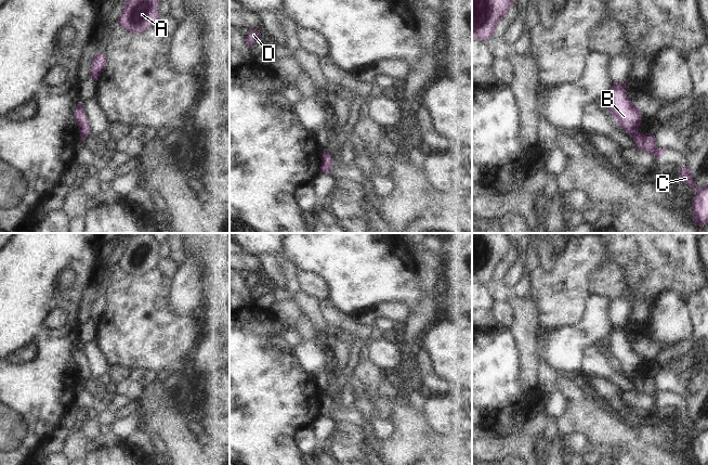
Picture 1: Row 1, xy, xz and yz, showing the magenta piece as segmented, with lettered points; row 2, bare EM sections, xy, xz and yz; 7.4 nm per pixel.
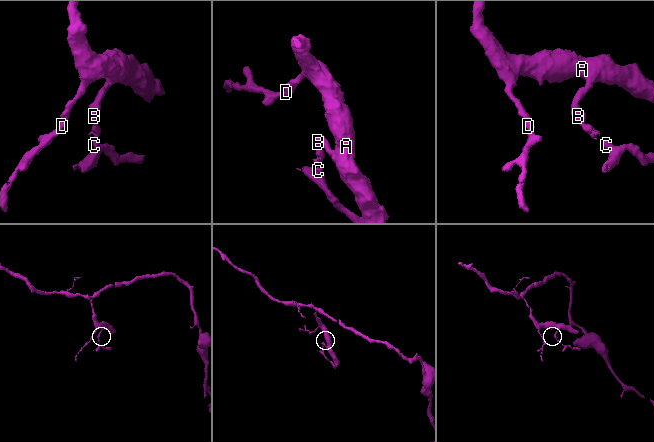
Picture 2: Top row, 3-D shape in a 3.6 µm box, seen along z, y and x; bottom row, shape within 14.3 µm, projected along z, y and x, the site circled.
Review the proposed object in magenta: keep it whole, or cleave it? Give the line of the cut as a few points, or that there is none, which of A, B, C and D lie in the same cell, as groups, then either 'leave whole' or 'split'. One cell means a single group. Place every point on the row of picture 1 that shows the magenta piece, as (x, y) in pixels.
yz (638, 132), (632, 137) | A B D / C | split

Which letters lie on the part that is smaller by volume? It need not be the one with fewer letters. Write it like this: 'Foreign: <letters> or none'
Foreign: C

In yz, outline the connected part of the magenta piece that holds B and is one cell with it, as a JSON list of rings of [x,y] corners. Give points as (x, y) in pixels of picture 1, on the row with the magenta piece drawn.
[[[629,78],[624,82],[616,82],[612,87],[612,91],[609,93],[611,105],[609,113],[616,120],[617,125],[625,130],[631,138],[635,137],[639,133],[639,126],[642,120],[641,109],[634,104],[634,102],[630,101],[627,98],[626,92],[626,83],[629,81]]]

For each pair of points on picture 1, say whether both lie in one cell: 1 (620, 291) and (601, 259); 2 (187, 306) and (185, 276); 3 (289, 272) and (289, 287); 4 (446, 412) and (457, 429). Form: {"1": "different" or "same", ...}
{"1": "different", "2": "same", "3": "same", "4": "same"}

